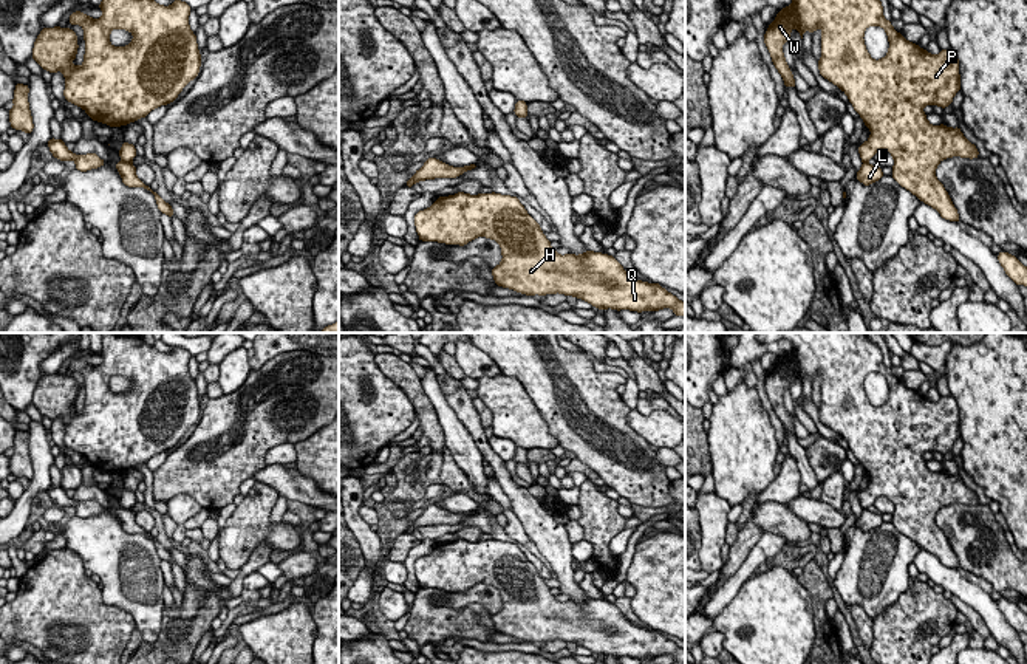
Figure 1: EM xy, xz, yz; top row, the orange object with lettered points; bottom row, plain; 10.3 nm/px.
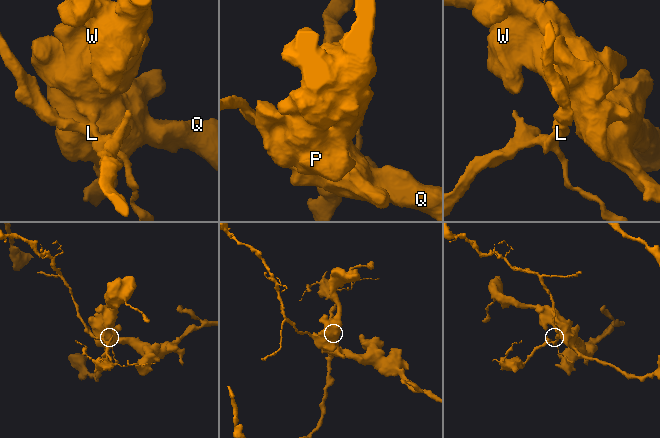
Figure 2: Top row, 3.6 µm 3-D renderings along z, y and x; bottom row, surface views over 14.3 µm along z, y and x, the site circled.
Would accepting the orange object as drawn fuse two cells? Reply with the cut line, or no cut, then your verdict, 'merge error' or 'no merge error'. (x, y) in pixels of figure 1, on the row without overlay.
cut xy (122, 506), (130, 509); merge error

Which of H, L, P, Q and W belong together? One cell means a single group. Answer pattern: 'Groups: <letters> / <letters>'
Groups: H P Q W / L

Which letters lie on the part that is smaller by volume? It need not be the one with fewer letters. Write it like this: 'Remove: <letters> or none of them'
Remove: L

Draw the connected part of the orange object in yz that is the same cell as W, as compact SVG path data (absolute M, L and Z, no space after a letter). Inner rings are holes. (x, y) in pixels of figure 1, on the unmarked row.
M755 333L759 344L772 344L781 339L792 342L792 351L781 354L775 367L764 381L764 390L772 409L781 421L786 435L795 435L793 421L784 406L783 390L790 388L790 378L795 375L801 385L804 378L812 381L820 373L821 406L818 407L820 421L843 436L854 457L862 463L871 477L866 489L858 492L863 509L868 509L879 497L888 497L894 505L892 525L925 551L934 554L942 565L960 568L943 531L936 525L936 514L942 506L960 503L978 505L979 498L959 474L951 475L943 471L931 472L923 460L925 452L942 455L953 449L960 436L959 406L950 396L940 396L937 402L916 390L908 388L897 379L891 368L883 364L882 348L872 344L866 333ZM882 373L886 378L889 395L888 401L874 407L865 393L865 376Z

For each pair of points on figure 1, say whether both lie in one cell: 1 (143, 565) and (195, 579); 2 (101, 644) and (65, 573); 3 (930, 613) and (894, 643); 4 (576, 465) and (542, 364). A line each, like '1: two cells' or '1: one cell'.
1: two cells
2: one cell
3: one cell
4: two cells

